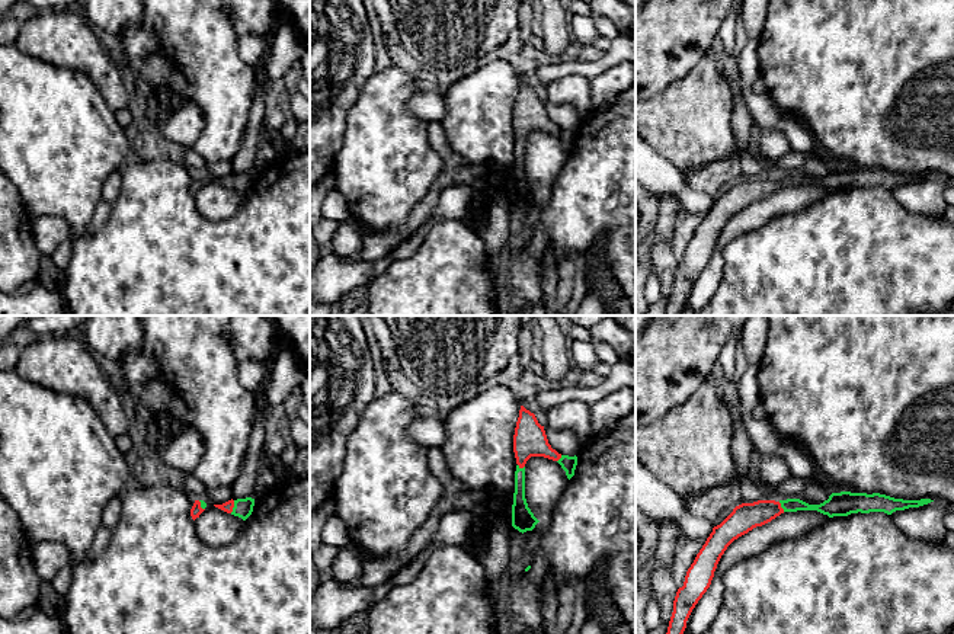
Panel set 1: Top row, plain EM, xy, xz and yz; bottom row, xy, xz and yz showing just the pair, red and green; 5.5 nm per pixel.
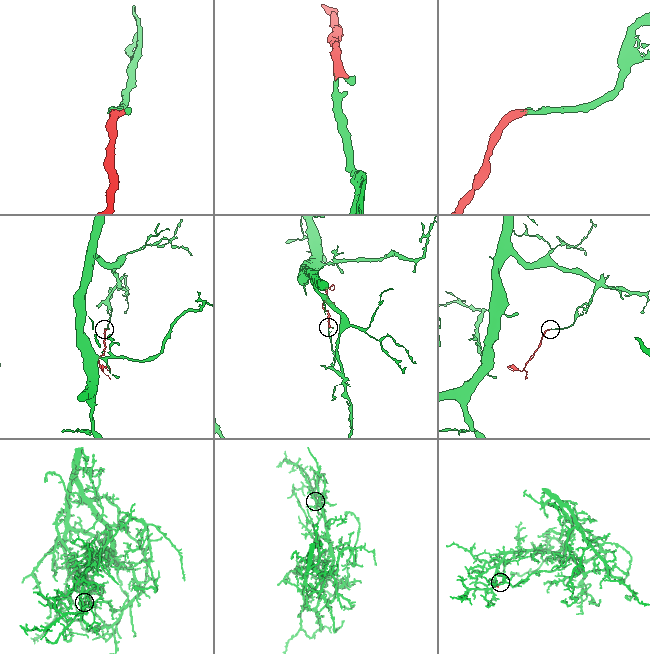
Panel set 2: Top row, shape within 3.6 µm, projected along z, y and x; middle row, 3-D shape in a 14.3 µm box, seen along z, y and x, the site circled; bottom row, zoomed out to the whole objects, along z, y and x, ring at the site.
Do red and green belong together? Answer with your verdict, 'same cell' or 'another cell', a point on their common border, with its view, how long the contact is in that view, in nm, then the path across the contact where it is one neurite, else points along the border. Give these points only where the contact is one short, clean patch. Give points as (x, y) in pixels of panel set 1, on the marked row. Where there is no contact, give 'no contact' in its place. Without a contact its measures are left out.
same cell | xy (233, 506) | 80 nm | across xy (227, 506), (233, 506), (243, 508)

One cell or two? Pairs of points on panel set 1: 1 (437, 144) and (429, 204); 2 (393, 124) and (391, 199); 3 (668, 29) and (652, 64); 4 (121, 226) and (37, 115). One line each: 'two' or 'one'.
1: one
2: one
3: one
4: two

